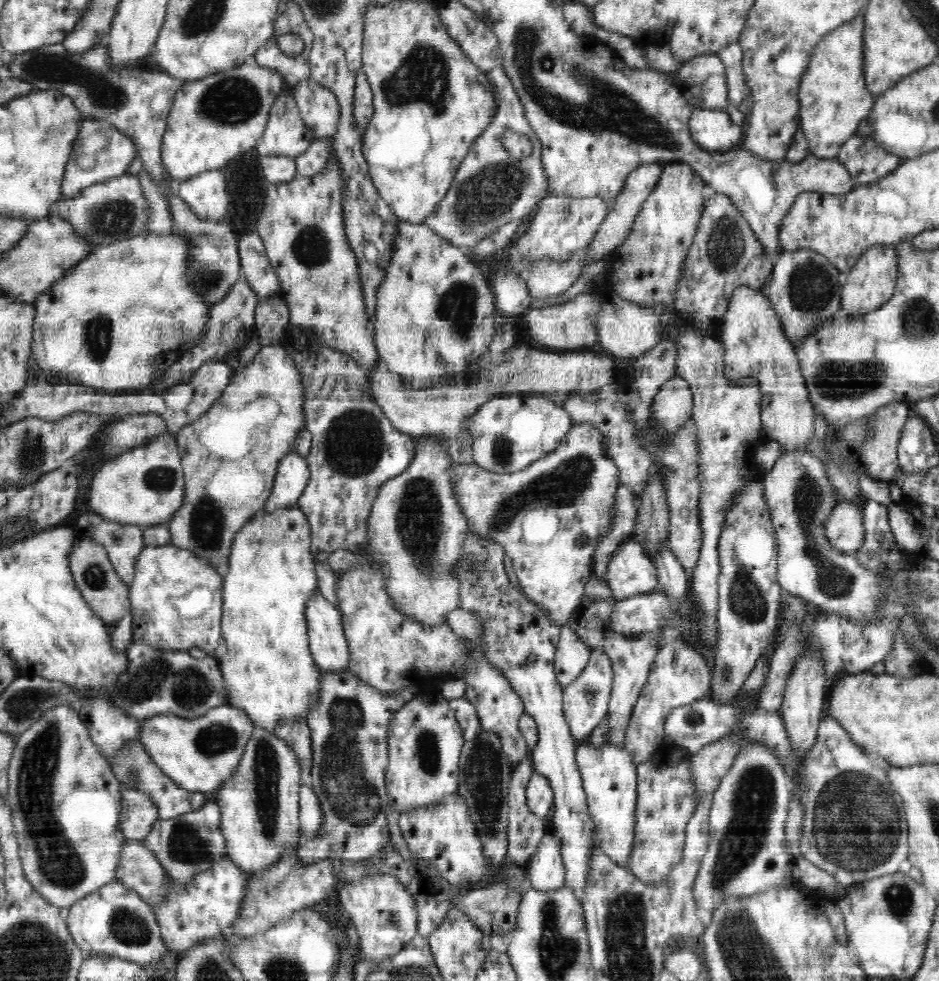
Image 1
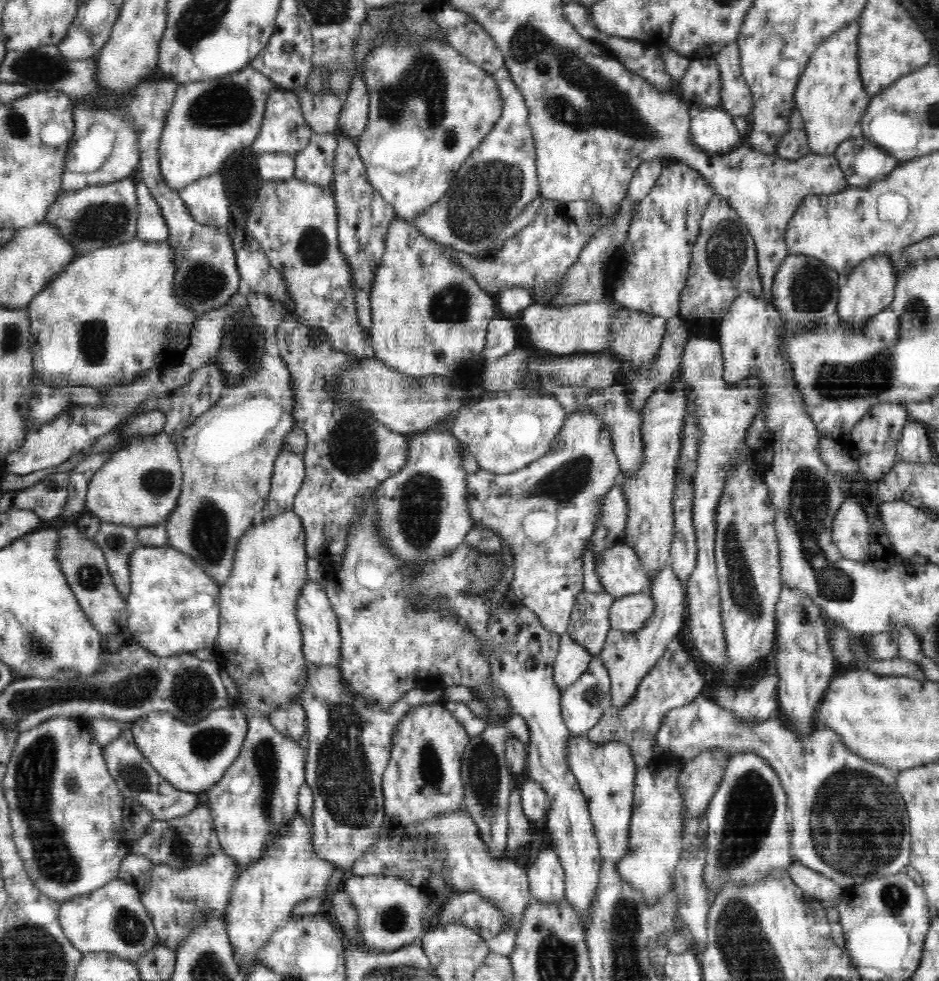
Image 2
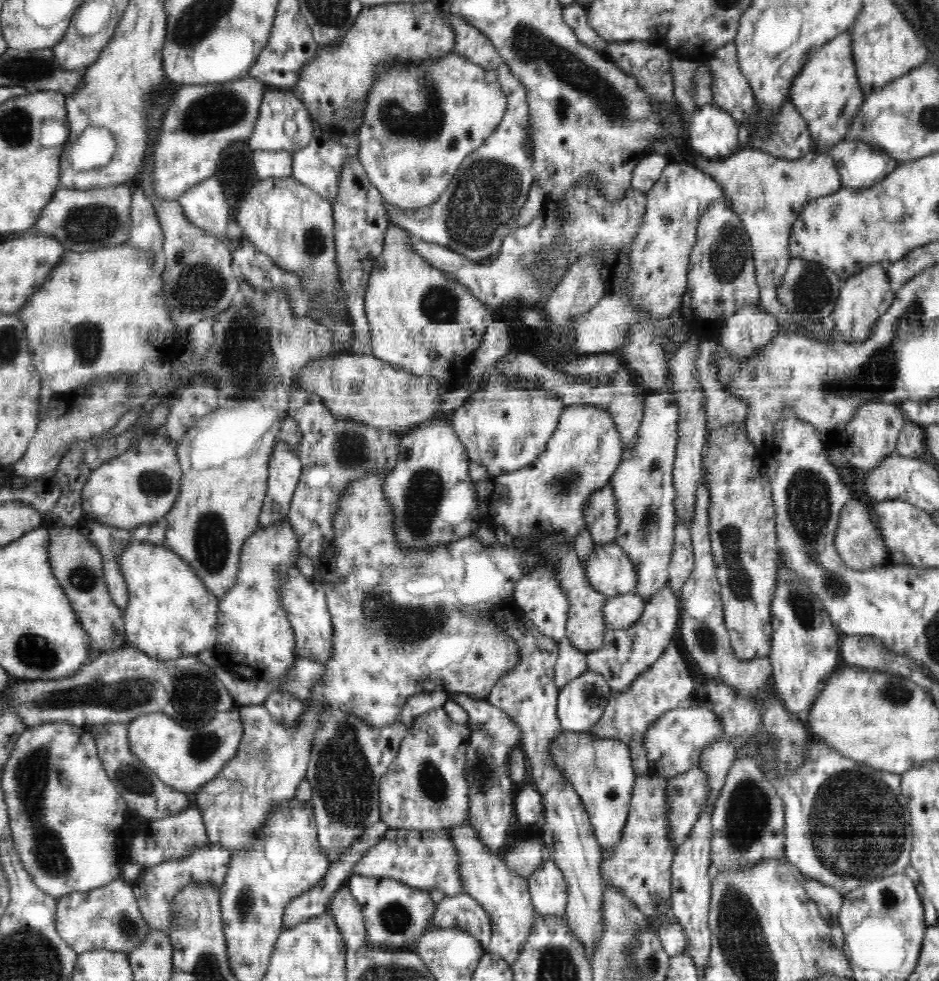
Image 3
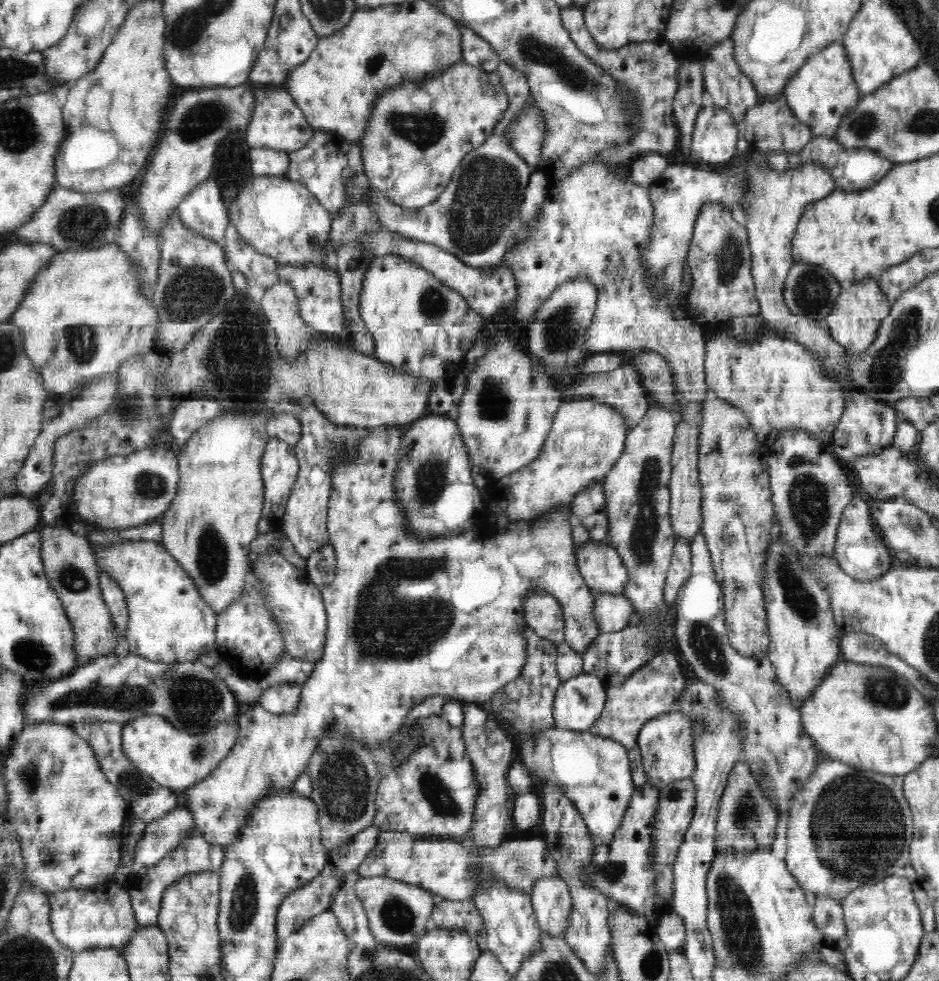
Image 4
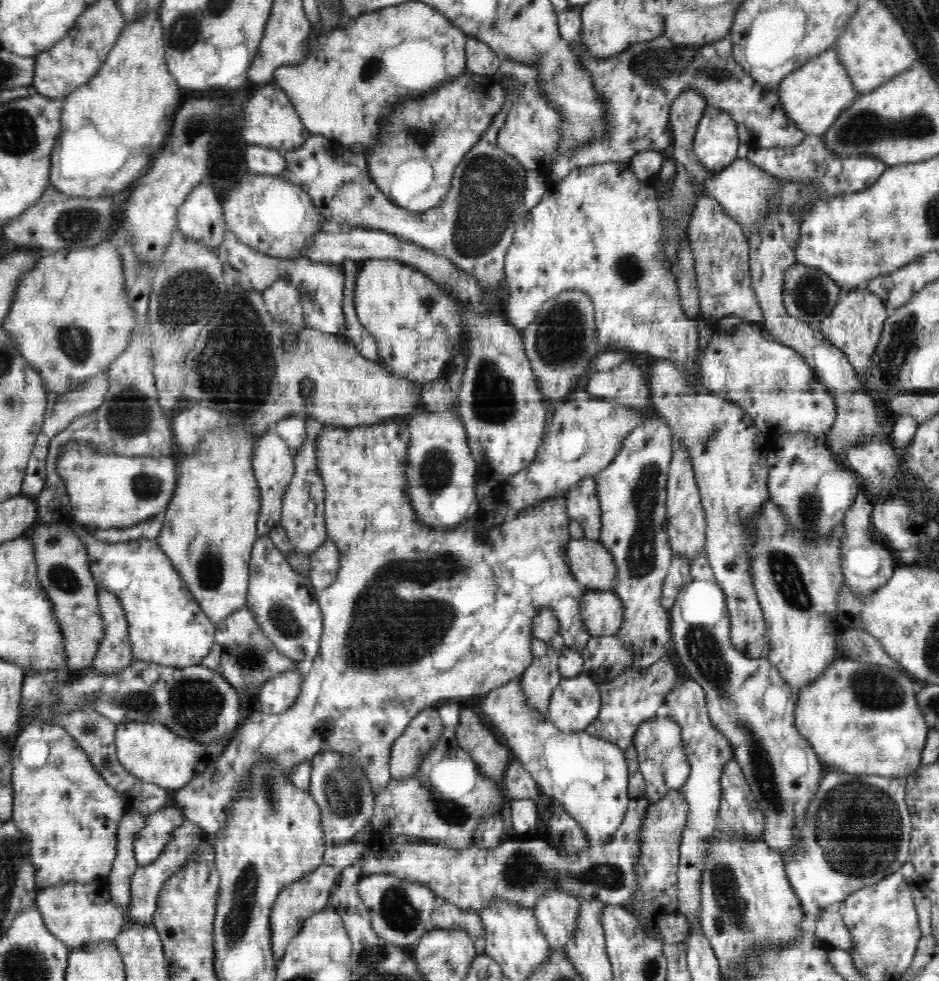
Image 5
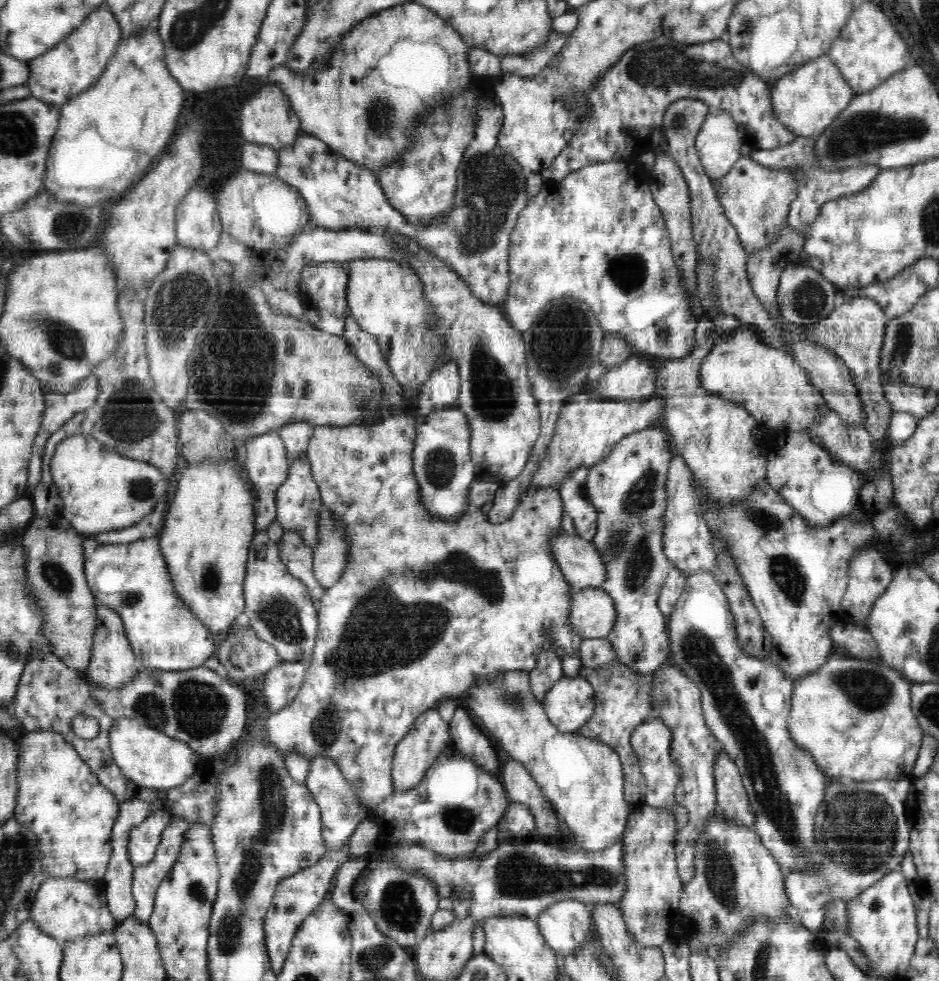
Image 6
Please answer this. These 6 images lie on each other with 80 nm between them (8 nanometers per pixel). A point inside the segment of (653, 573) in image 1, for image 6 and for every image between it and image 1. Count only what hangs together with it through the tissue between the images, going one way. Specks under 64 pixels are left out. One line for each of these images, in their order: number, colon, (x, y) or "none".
2: (619, 570)
3: (608, 569)
4: (599, 565)
5: (592, 566)
6: (581, 565)

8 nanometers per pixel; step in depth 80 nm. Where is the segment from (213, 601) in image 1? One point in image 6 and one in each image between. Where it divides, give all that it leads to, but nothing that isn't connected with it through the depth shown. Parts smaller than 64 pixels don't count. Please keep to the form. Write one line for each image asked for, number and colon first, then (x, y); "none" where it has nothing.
2: (173, 607)
3: (170, 614)
4: (169, 621)
5: (167, 627)
6: (132, 579)

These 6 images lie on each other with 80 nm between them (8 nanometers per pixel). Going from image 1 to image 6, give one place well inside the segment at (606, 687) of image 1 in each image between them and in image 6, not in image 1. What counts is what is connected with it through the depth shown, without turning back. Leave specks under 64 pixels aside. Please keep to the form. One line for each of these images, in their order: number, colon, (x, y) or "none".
2: (583, 703)
3: (581, 703)
4: (579, 702)
5: (576, 702)
6: (569, 703)

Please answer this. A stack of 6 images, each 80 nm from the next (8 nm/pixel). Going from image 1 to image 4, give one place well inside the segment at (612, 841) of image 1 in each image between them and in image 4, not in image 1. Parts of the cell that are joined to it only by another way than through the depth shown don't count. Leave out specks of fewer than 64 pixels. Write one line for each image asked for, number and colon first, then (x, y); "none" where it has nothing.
2: (606, 772)
3: (600, 770)
4: (595, 773)

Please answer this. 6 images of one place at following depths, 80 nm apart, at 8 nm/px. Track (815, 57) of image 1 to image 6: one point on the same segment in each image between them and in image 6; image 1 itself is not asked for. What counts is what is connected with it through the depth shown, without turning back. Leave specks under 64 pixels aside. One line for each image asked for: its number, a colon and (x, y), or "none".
2: (830, 96)
3: (826, 93)
4: (820, 94)
5: (812, 96)
6: (807, 100)

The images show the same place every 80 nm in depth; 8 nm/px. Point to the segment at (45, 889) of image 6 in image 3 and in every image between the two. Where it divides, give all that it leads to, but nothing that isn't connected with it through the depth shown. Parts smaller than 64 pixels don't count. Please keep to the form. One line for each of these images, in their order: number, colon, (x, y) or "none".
3: (107, 918)
4: (101, 916)
5: (78, 914)

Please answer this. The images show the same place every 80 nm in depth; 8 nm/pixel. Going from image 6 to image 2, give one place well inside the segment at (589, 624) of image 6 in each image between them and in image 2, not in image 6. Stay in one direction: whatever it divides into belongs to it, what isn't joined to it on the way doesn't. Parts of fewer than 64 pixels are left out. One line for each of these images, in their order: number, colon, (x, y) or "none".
2: (629, 613)
3: (621, 611)
4: (612, 612)
5: (601, 611)

